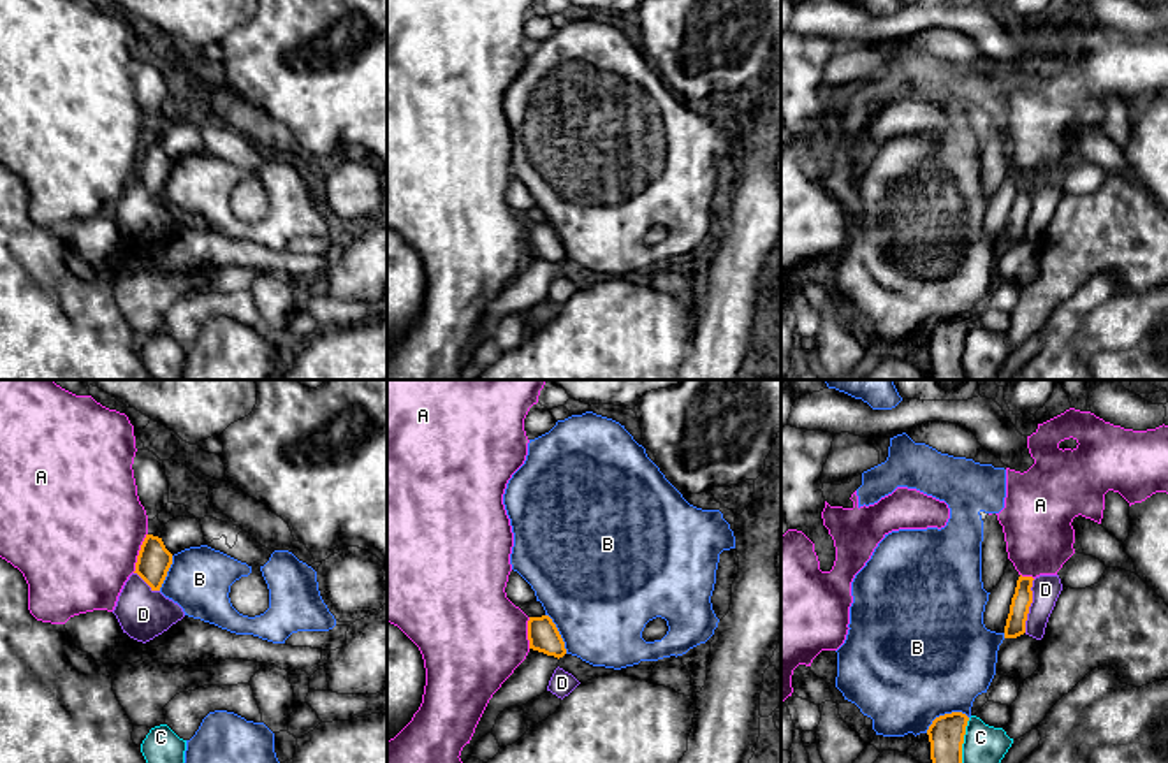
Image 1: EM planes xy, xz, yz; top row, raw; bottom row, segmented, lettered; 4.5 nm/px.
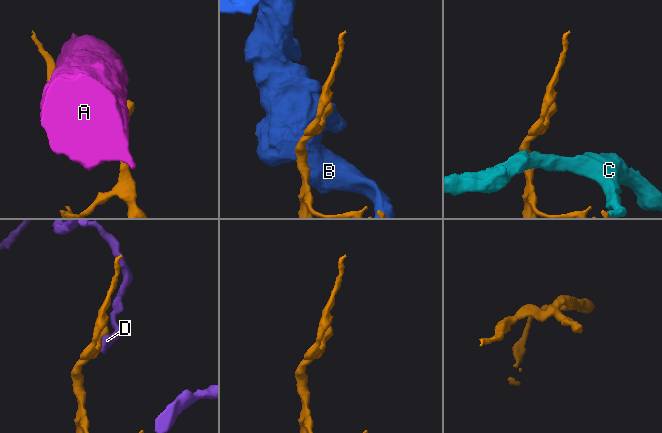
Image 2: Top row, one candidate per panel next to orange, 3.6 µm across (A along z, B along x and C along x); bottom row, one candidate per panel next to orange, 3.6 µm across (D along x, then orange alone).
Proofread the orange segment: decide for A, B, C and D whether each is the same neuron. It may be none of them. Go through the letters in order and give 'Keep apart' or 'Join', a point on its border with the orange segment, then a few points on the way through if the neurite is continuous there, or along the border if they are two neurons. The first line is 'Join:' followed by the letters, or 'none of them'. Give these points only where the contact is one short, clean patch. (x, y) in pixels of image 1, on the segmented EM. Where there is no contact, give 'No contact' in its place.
Join: none of them
A: Keep apart. Touches orange at xy (139, 552)
B: Keep apart. Touches orange at yz (945, 714)
C: Keep apart. Touches orange at yz (963, 741). Boundary: yz (970, 718), (964, 728), (961, 762)
D: Keep apart. Touches orange at yz (1029, 605). Boundary: yz (1035, 579), (1024, 632)

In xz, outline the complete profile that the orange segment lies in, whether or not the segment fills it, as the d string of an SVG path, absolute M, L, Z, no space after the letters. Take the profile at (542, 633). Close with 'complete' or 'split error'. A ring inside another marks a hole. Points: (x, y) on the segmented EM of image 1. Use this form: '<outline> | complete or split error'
M549 615L529 617L528 621L529 649L547 656L563 658L566 654L565 642Z | complete

